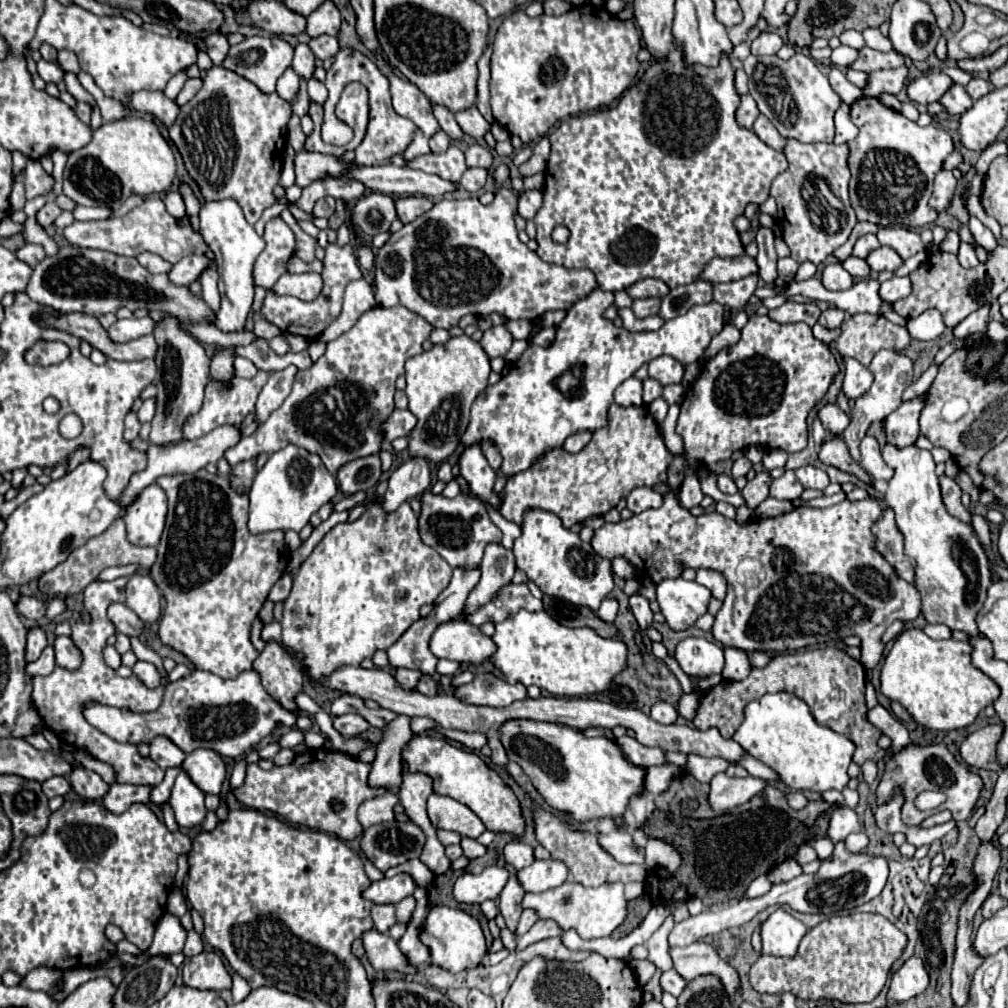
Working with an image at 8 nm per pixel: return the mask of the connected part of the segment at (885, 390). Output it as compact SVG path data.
M884 349L884 351L878 351L870 363L870 371L874 375L874 383L870 387L870 391L866 393L866 397L860 397L852 409L852 421L850 425L844 429L842 433L842 439L846 441L848 449L850 449L850 455L856 463L860 463L860 451L858 451L858 445L860 441L864 439L870 423L874 421L884 421L894 409L898 409L898 405L902 403L902 391L912 383L912 361L904 355L904 353L898 353L898 351L892 351L892 349Z

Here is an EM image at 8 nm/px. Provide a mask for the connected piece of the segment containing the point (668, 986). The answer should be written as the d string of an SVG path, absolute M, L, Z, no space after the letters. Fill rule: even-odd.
M674 969L662 973L660 983L662 983L662 989L668 991L670 995L674 995L674 997L678 997L678 995L684 991L684 987L686 987L686 981L684 981Z

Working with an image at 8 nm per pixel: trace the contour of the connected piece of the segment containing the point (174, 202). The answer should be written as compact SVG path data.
M166 191L164 197L162 197L162 201L166 203L166 209L168 209L168 213L172 217L182 217L186 213L184 201L182 201L182 197L176 191Z

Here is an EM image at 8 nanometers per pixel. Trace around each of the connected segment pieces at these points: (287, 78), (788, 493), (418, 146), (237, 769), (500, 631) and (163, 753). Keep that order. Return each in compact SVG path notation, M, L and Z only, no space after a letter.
M288 67L282 77L278 79L278 85L276 85L276 91L280 93L280 97L284 97L286 101L292 101L298 93L298 75L294 73L292 67Z
M784 471L784 475L774 479L770 485L770 497L774 497L774 499L790 499L792 501L792 499L800 497L802 491L804 491L804 487L796 479L794 471Z
M418 129L416 135L414 135L414 139L412 139L412 143L404 149L402 157L404 157L404 161L412 161L412 159L416 159L416 157L420 157L420 155L428 155L428 153L430 153L428 137Z
M242 759L242 761L238 761L236 765L234 765L234 771L232 771L232 777L230 777L230 789L234 789L234 787L238 787L238 785L242 785L242 781L244 781L244 773L246 773L246 761Z
M520 611L506 621L496 623L496 633L492 635L492 641L498 645L498 651L492 655L492 663L504 673L508 683L522 683L522 685L536 685L544 691L548 691L554 697L590 697L598 695L604 689L608 689L618 673L626 669L628 659L628 647L618 637L604 639L594 629L572 629L564 627L558 621L554 621L546 611Z
M154 737L154 741L150 743L150 759L158 763L160 769L170 769L180 767L186 759L186 753L168 737Z

